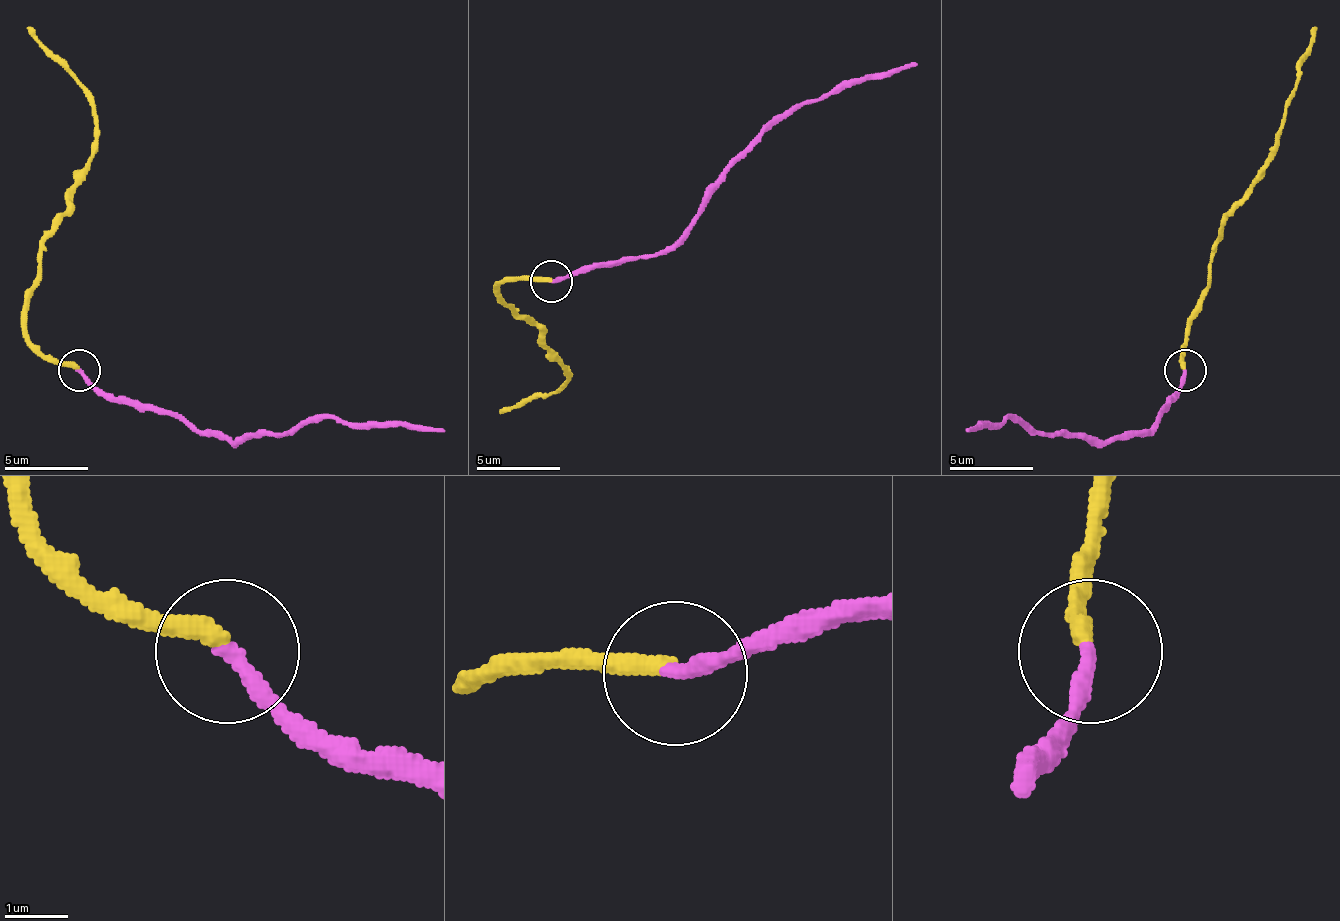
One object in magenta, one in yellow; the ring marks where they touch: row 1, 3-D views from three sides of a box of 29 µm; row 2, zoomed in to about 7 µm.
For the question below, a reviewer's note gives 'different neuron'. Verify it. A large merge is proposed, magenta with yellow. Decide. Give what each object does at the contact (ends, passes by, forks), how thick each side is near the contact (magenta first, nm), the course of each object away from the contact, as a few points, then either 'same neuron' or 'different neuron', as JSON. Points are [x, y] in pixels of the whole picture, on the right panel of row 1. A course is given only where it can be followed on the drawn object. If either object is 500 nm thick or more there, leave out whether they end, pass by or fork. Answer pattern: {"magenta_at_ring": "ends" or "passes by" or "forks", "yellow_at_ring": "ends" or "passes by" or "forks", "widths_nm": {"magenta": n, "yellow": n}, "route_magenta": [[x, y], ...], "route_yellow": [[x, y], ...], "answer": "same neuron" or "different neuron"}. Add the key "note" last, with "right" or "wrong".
{"magenta_at_ring": "ends", "yellow_at_ring": "ends", "widths_nm": {"magenta": 280, "yellow": 320}, "route_magenta": [[1184, 369], [1146, 432], [1084, 440], [1042, 436], [1008, 419], [966, 432]], "route_yellow": [[1184, 369], [1188, 336], [1201, 290], [1209, 281], [1213, 240], [1272, 148], [1297, 77], [1297, 60], [1318, 26]], "answer": "same neuron", "note": "wrong"}

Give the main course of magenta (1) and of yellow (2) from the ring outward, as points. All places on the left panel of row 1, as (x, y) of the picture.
1: (78, 369), (115, 398), (178, 411), (199, 432), (245, 440), (287, 436), (329, 419), (446, 432)
2: (78, 369), (57, 365), (28, 336), (28, 290), (40, 240), (95, 148), (95, 118), (78, 77), (28, 26)

